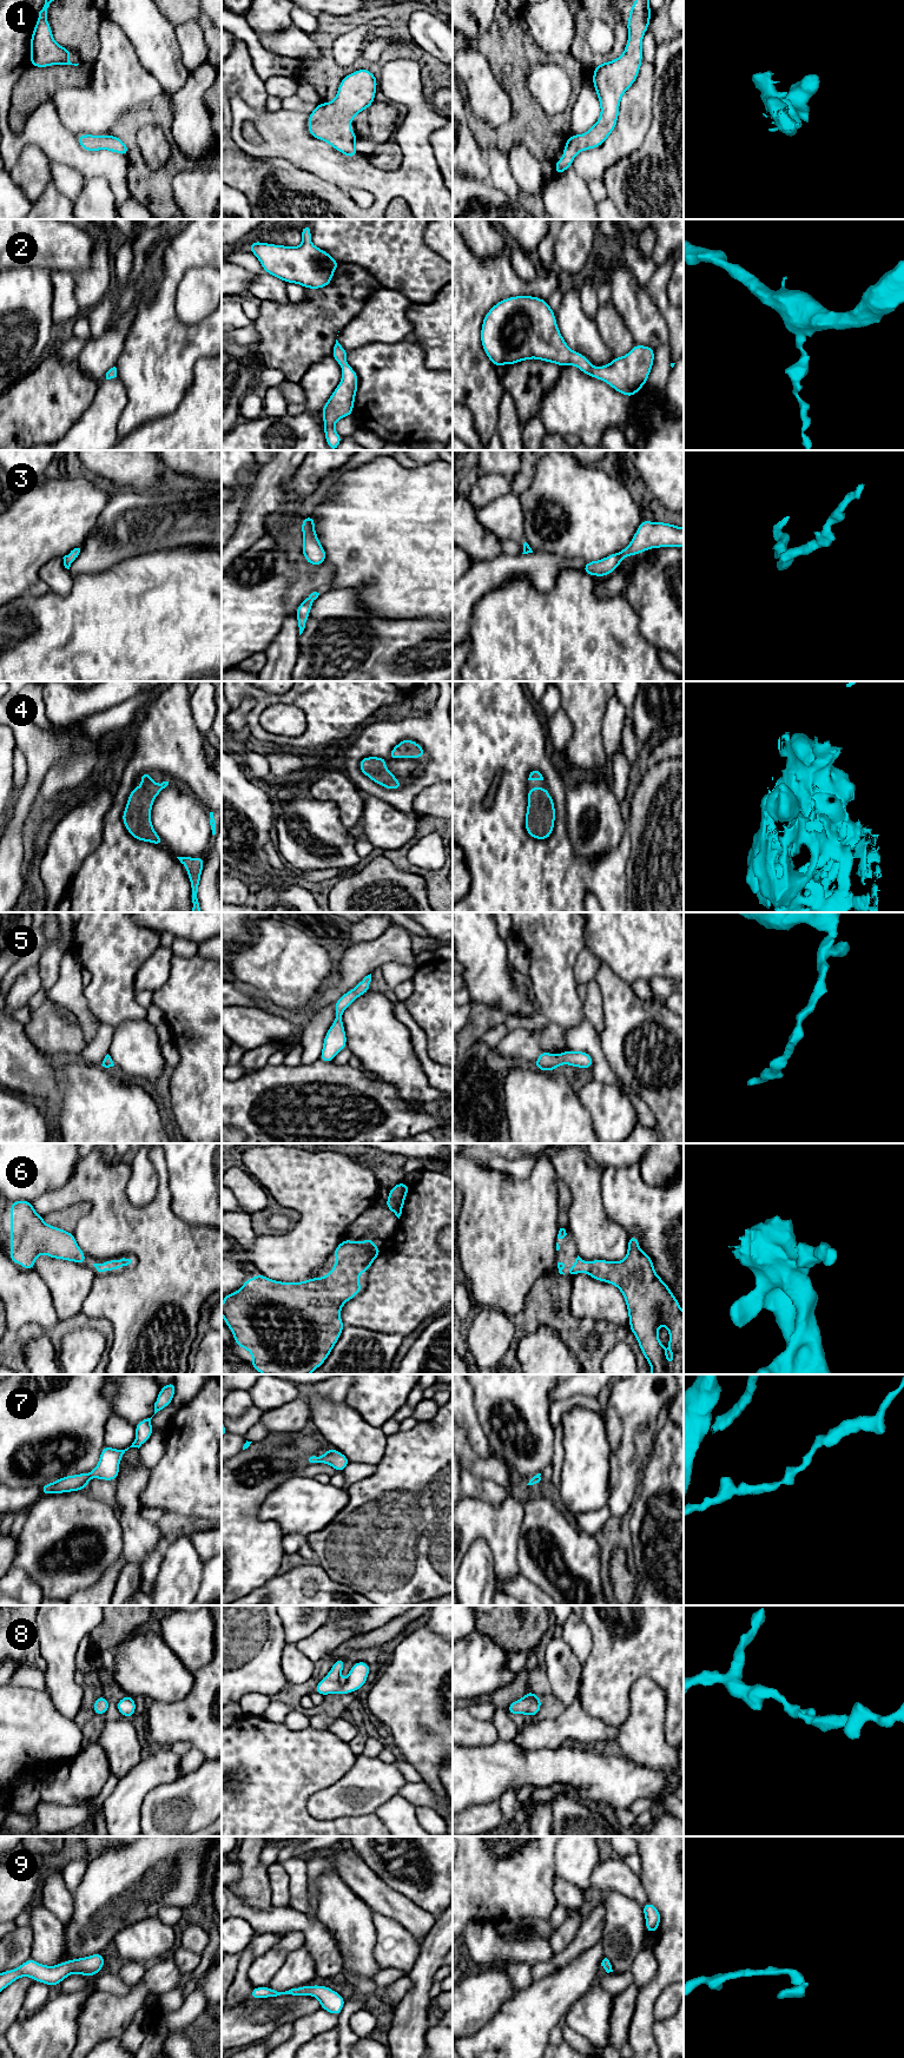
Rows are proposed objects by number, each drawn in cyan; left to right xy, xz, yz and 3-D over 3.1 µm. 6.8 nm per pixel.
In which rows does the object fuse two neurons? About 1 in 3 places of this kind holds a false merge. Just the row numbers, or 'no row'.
no row

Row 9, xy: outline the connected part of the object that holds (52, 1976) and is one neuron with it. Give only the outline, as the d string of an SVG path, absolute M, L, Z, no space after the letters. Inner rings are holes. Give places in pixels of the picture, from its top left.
M101 1953L71 1959L54 1966L39 1964L29 1958L14 1970L0 1972L0 1992L20 1977L31 1977L34 1981L55 1986L73 1973L83 1974L88 1978L95 1975L104 1968L104 1965L105 1960Z

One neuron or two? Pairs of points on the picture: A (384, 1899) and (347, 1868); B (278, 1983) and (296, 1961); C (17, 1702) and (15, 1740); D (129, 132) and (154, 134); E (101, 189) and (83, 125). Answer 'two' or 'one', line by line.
A: one
B: one
C: one
D: one
E: two

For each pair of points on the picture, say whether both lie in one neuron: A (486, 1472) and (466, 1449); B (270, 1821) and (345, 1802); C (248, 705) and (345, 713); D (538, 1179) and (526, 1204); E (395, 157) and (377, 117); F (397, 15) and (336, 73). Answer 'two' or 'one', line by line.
A: one
B: two
C: two
D: one
E: one
F: one

